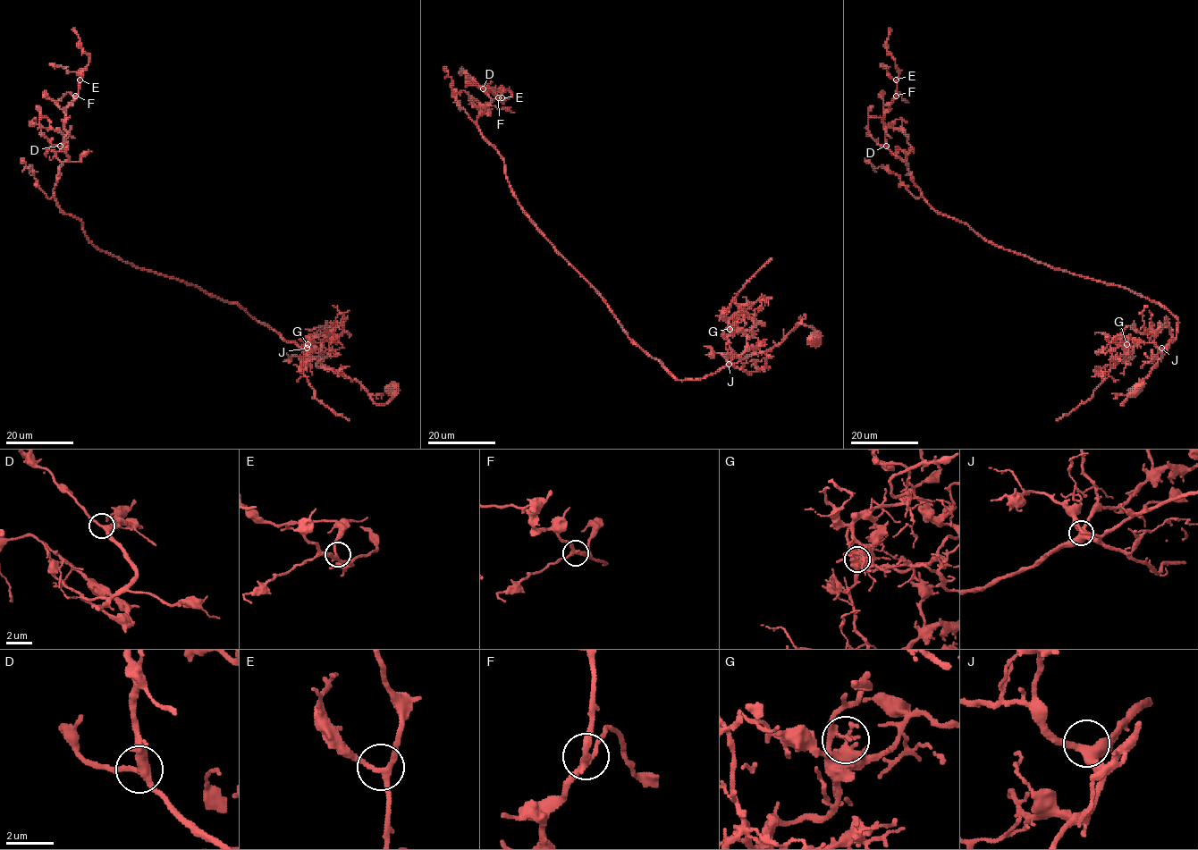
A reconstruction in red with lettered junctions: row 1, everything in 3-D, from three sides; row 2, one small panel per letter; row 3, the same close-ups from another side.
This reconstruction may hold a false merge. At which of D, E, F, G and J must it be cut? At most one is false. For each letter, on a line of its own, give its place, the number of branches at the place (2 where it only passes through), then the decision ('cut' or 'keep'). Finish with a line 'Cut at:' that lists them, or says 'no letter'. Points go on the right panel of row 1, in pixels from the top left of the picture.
D: at (886, 146); 3 branches meet; keep
E: at (896, 79); 3 branches meet; keep
F: at (896, 96); 3 branches meet; keep
G: at (1126, 344); 3 branches meet; cut
J: at (1161, 348); 3 branches meet; keep
Cut at: G

